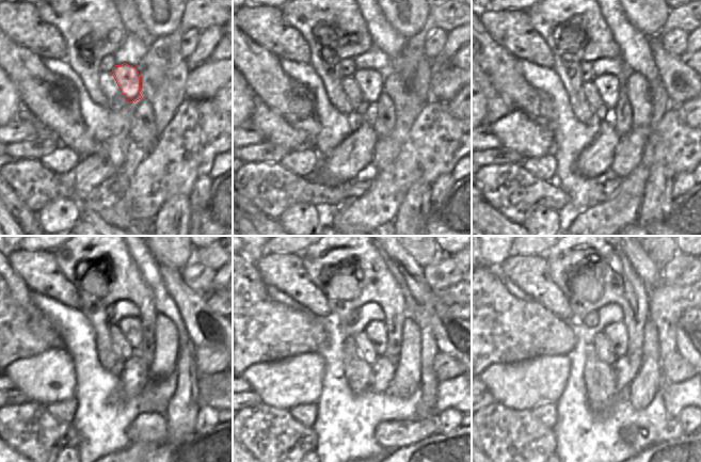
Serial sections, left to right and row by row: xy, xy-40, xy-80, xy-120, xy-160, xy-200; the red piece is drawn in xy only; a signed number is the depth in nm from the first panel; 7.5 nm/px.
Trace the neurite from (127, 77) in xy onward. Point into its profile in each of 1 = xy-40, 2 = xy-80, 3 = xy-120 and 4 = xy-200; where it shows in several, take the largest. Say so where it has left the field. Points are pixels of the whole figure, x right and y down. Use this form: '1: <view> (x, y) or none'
1: xy-40 (370, 82)
2: xy-80 (608, 85)
3: xy-120 (131, 327)
4: xy-200 (616, 333)

